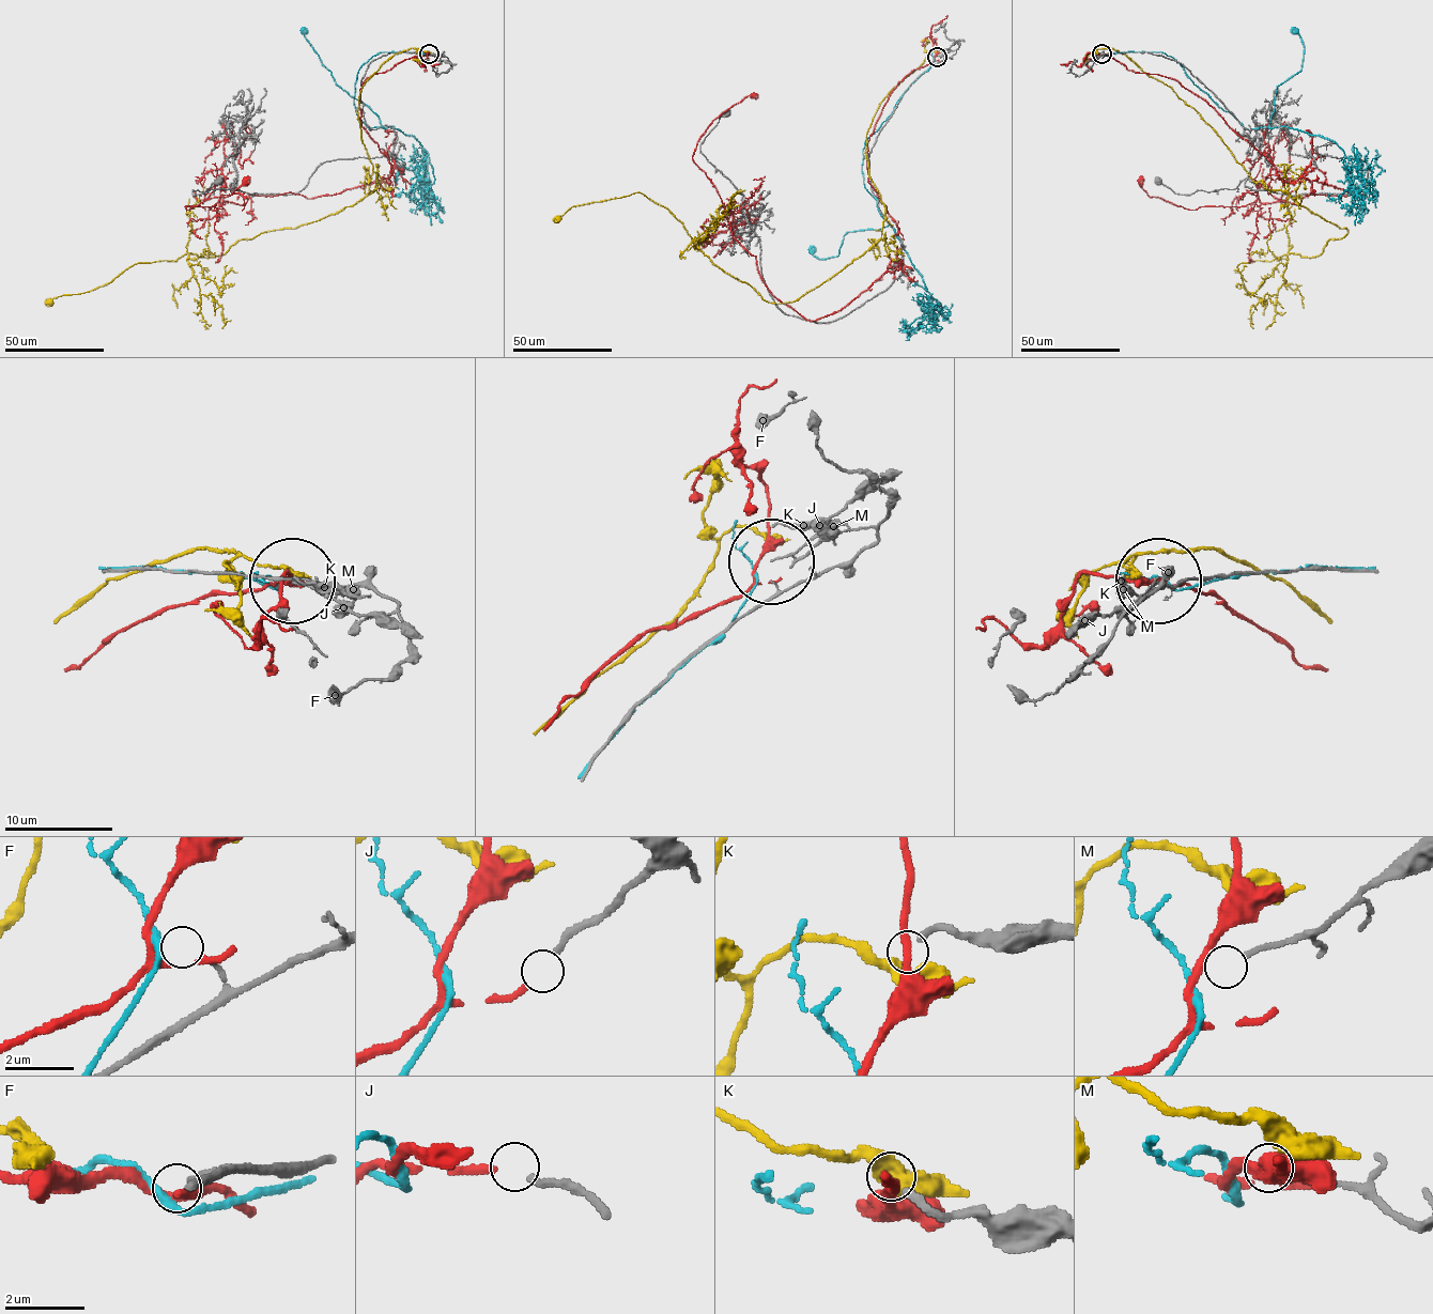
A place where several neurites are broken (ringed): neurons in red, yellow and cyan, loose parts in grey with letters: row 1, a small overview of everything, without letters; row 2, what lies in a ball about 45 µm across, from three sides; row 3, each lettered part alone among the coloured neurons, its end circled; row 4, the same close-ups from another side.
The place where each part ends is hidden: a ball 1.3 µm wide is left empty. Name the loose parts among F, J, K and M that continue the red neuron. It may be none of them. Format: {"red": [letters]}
{"red": ["J"]}

